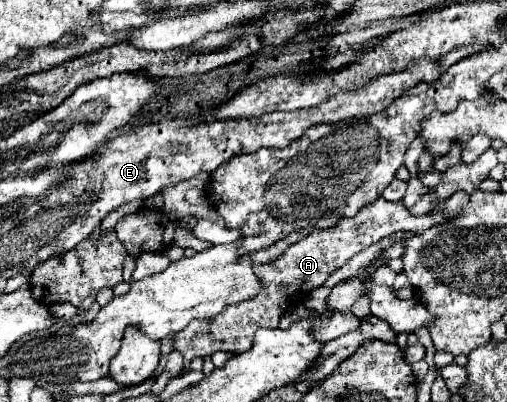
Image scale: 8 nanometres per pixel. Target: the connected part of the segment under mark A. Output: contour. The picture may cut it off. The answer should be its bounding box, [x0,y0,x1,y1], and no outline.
[173,196,443,372]

